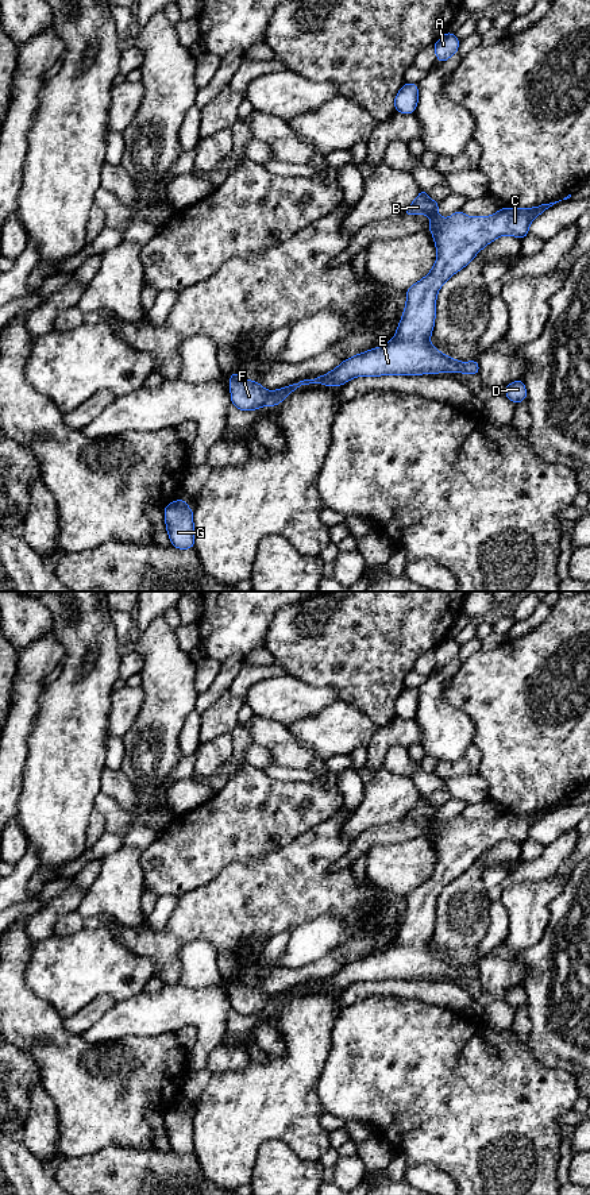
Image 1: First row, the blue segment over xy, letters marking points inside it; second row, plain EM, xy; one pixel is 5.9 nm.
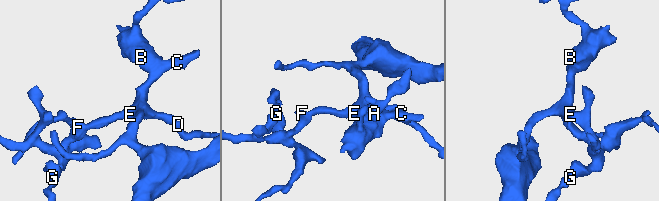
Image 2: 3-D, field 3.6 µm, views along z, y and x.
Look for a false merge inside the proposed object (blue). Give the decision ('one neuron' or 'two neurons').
two neurons

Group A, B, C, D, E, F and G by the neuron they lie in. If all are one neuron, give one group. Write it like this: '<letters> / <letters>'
A B C D E / F G

